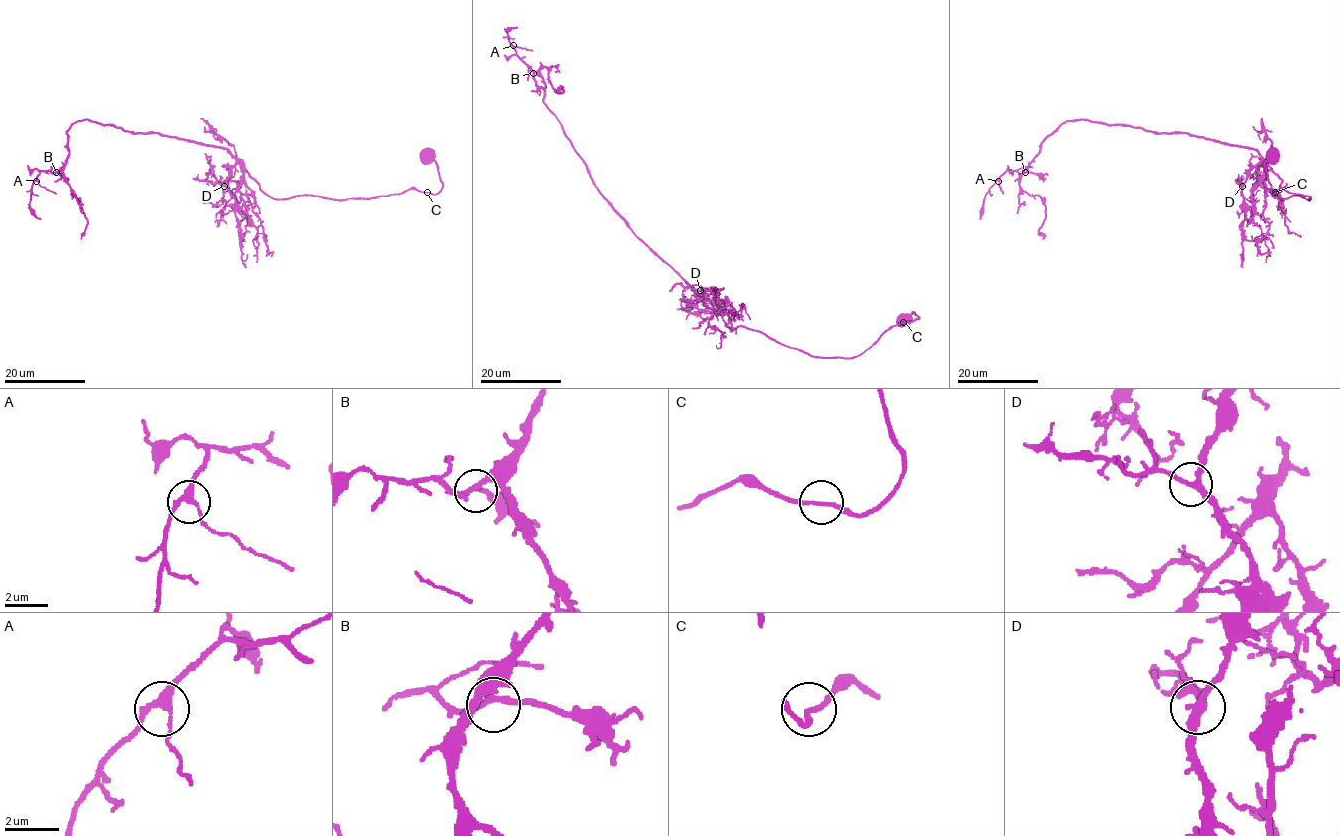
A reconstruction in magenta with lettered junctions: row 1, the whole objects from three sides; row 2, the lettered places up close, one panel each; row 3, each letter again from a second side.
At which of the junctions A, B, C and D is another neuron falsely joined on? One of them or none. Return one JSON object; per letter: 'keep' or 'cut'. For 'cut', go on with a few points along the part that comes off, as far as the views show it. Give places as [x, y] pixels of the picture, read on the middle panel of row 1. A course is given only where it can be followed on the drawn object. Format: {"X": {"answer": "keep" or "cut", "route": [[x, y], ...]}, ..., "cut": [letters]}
{"A": {"answer": "keep"}, "B": {"answer": "keep"}, "C": {"answer": "keep"}, "D": {"answer": "keep"}, "cut": []}

